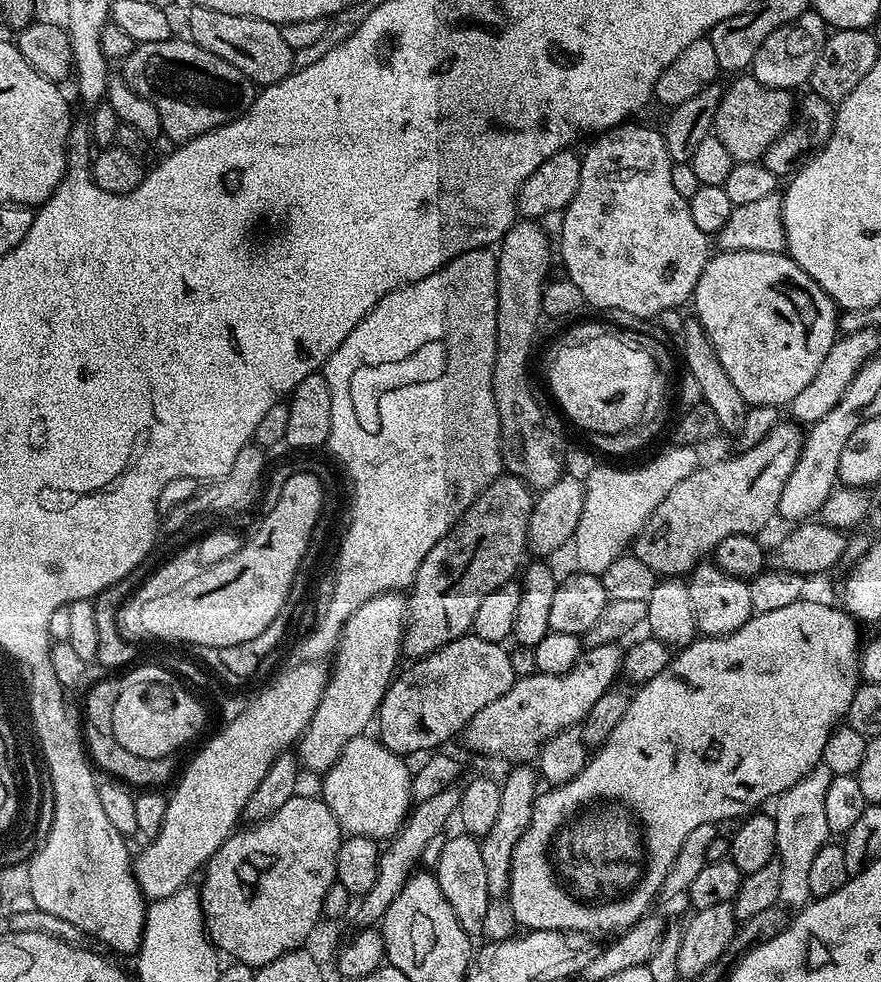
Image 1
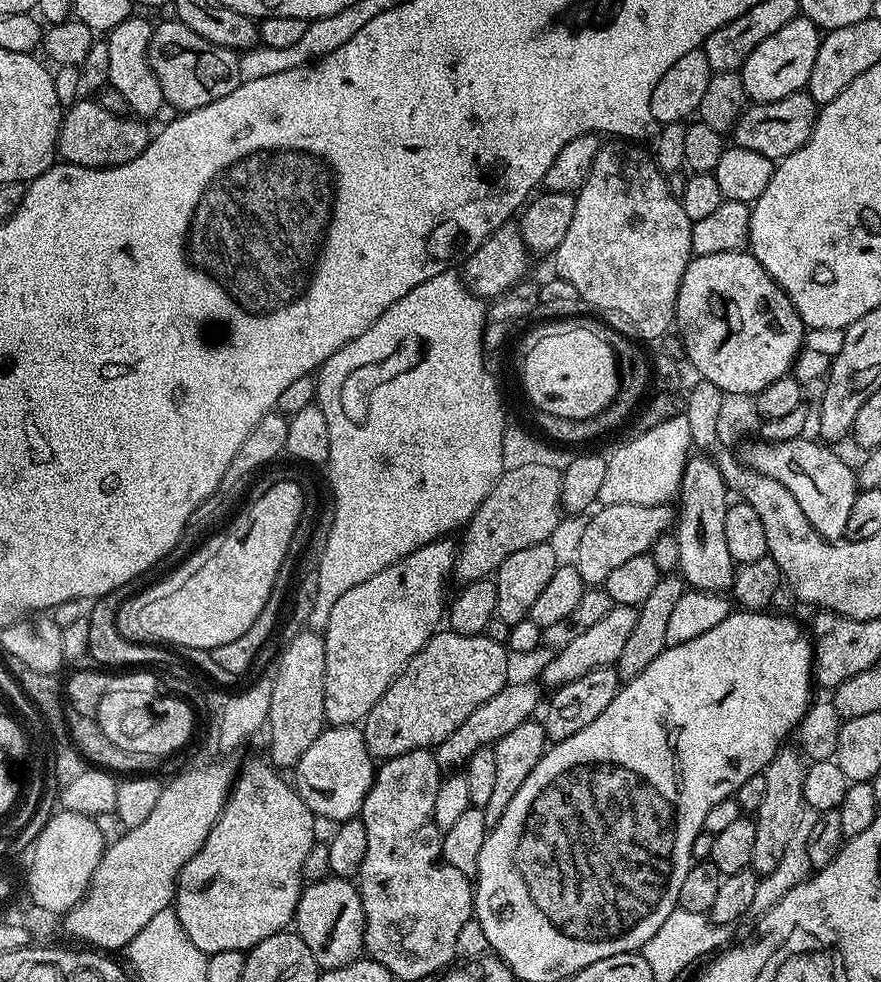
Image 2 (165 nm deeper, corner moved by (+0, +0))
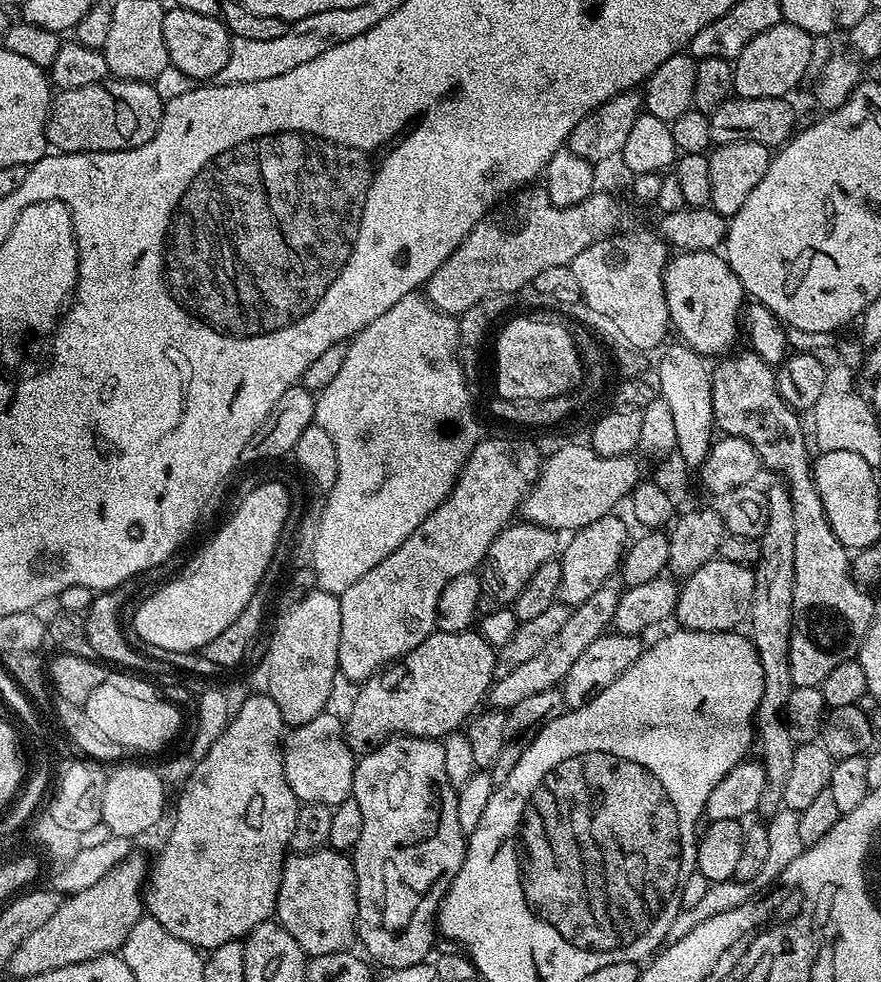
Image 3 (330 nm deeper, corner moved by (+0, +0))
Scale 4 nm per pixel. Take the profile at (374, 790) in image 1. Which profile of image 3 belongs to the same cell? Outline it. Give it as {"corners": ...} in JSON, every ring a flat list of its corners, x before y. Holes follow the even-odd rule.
{"corners":[[326,710,318,714,318,718,310,718,310,722,292,728,283,746,286,782,301,804,335,806,351,797,357,757,353,756,344,737,344,720,336,717,332,710]]}

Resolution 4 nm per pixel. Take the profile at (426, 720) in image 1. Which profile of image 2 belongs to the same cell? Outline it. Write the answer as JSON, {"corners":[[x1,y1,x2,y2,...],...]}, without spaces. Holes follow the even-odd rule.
{"corners":[[451,630,437,631,402,674,394,678,386,694,378,698,374,710,363,720,368,753,386,761,419,748,432,750,446,742,482,702,490,702,509,683,508,656,510,652,505,645,485,634,463,636]]}

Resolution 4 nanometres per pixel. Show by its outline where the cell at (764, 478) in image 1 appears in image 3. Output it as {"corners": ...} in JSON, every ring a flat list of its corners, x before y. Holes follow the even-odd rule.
{"corners":[[609,514,598,518,598,522,590,522,590,526,580,528,571,533,572,540,563,545,558,559,562,566,562,586,558,597,559,603,575,606,586,602,598,586,613,579,620,567,620,559,624,557,624,550,630,543,628,528,619,520,619,515]]}

